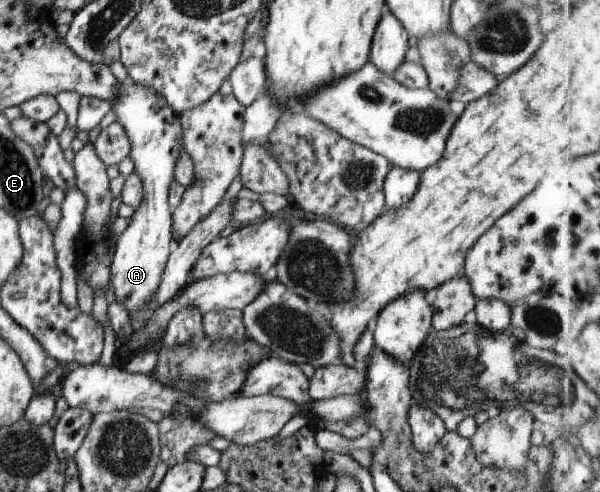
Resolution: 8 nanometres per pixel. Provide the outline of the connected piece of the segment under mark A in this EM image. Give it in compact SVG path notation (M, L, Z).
M134 81L120 83L116 98L111 102L116 120L122 125L130 143L130 160L143 186L141 205L130 218L130 225L117 238L110 265L116 302L124 304L128 314L141 309L157 293L173 242L172 215L169 194L175 181L175 170L183 153L183 128L179 117L160 93Z

